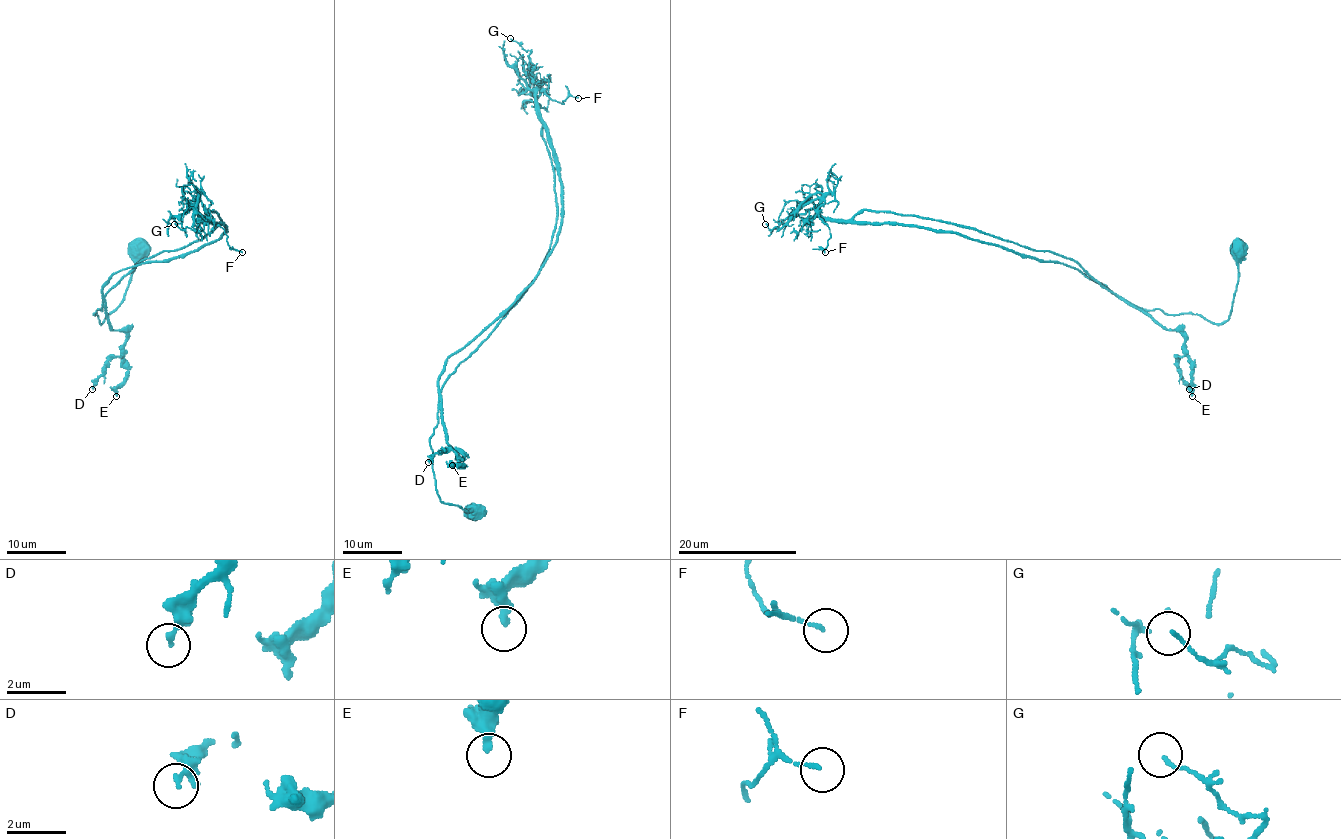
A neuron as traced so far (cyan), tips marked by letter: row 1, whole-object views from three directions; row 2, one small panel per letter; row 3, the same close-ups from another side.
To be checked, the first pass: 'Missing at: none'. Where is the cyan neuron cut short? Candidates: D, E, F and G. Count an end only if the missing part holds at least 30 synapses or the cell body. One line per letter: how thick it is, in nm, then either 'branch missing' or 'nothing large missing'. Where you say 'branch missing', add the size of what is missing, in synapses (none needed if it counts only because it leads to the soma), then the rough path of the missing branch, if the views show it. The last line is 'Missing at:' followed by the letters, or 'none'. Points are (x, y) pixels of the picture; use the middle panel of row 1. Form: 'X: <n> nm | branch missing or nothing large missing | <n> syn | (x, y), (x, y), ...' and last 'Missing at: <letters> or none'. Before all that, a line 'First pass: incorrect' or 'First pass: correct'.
First pass: correct
D: 180 nm | nothing large missing
E: 320 nm | nothing large missing
F: 100 nm | nothing large missing
G: 90 nm | nothing large missing
Missing at: none

